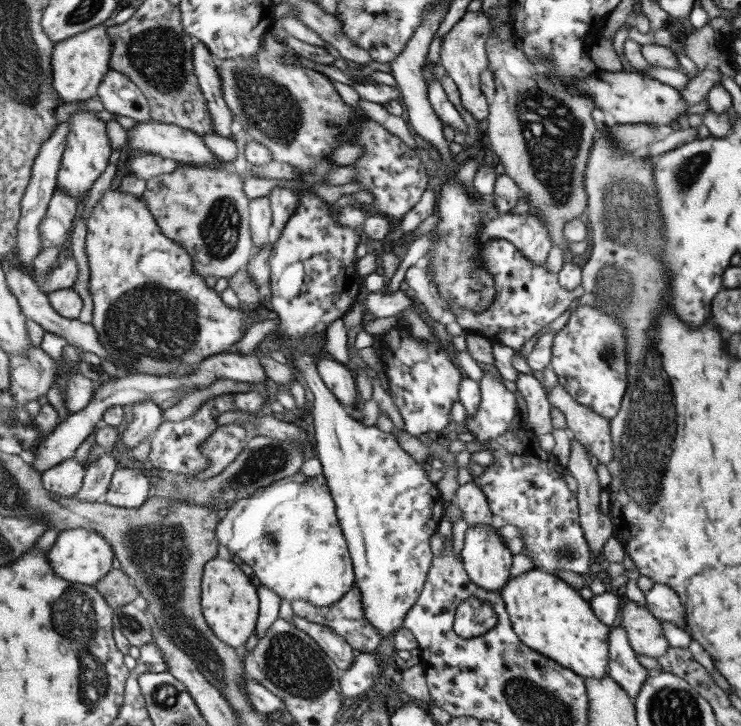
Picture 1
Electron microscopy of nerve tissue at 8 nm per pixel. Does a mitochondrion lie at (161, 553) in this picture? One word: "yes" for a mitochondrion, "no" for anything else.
yes

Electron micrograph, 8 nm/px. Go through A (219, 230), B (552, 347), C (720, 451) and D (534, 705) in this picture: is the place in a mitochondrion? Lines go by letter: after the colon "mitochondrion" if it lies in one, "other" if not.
A: mitochondrion
B: other
C: other
D: mitochondrion

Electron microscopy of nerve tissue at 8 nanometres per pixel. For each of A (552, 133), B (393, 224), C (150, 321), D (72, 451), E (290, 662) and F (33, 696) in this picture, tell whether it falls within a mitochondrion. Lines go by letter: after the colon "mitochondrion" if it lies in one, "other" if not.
A: mitochondrion
B: other
C: mitochondrion
D: other
E: mitochondrion
F: other

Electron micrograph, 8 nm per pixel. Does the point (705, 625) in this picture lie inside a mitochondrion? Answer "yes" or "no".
no

